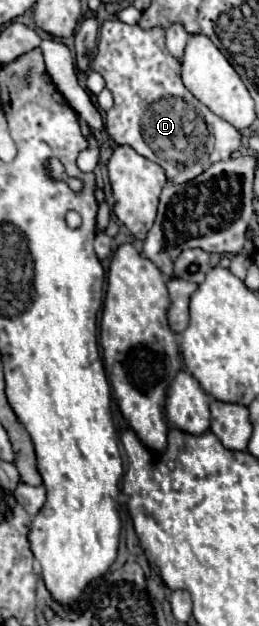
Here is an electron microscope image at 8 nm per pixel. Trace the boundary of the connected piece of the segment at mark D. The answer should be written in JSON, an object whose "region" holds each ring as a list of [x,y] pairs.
{"region":[[[119,19],[105,21],[99,31],[97,53],[91,67],[105,79],[105,87],[115,99],[113,107],[105,115],[105,129],[109,137],[117,145],[129,145],[139,155],[161,165],[167,173],[167,181],[187,183],[201,175],[211,163],[229,159],[231,153],[239,149],[241,133],[227,121],[213,115],[205,105],[201,105],[201,101],[193,97],[189,89],[185,89],[181,81],[181,63],[167,51],[163,29],[155,27],[145,31],[139,25],[127,25]]]}

